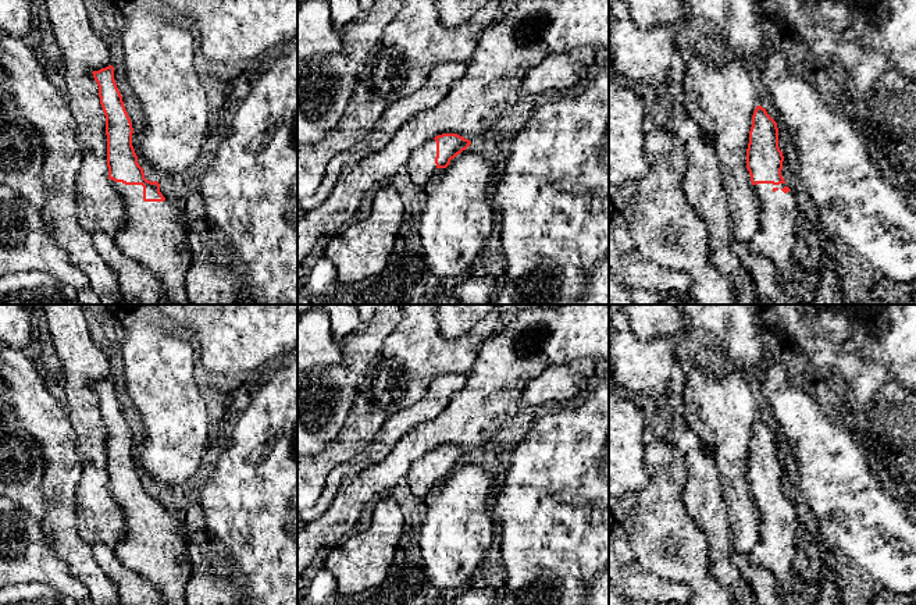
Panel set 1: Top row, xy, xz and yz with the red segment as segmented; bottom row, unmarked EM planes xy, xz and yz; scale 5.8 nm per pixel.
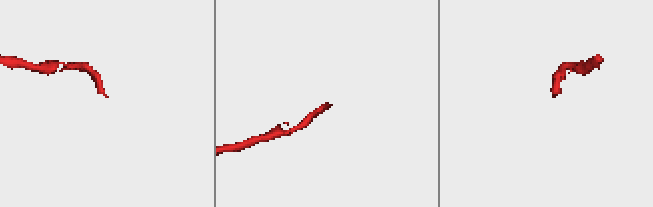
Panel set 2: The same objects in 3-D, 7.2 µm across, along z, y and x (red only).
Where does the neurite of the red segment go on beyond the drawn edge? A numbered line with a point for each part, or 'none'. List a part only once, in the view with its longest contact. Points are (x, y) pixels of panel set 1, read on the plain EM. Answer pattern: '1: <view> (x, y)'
1: xy (153, 545)

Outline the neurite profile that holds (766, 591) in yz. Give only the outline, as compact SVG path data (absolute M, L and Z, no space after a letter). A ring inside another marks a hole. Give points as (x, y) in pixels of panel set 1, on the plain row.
M734 552L733 563L744 580L752 587L755 605L788 605L773 573L749 562L748 554Z

